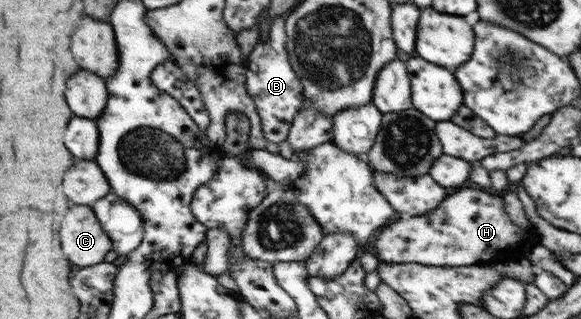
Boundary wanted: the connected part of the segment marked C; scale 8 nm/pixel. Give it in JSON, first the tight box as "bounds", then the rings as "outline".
{"bounds":[60,205,113,268],"outline":[[[72,205],[72,215],[64,219],[62,227],[64,231],[60,231],[60,235],[64,235],[64,255],[68,255],[68,261],[78,267],[86,268],[103,263],[106,254],[113,249],[112,239],[99,222],[95,211],[87,205]]]}

